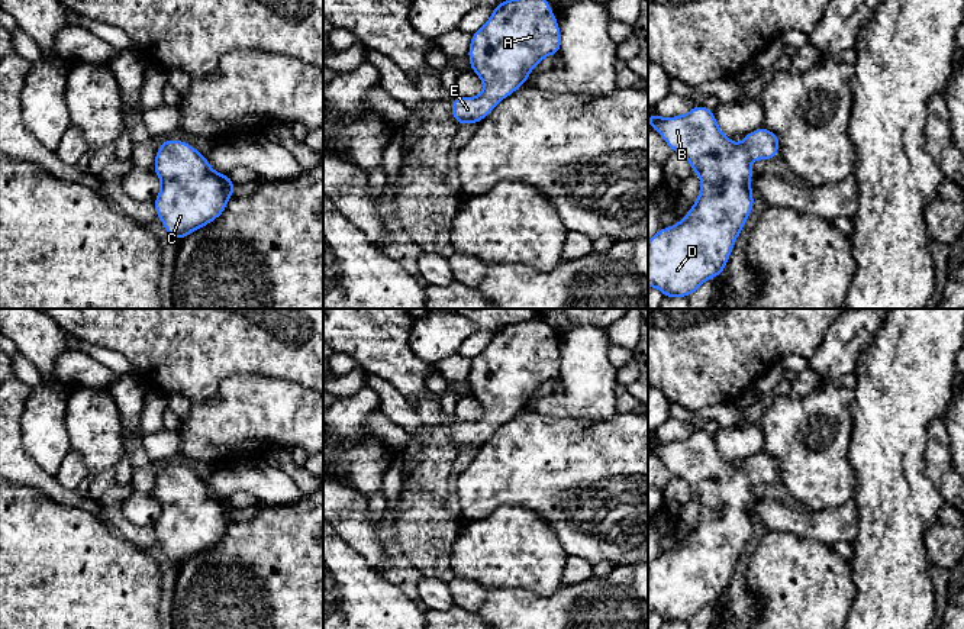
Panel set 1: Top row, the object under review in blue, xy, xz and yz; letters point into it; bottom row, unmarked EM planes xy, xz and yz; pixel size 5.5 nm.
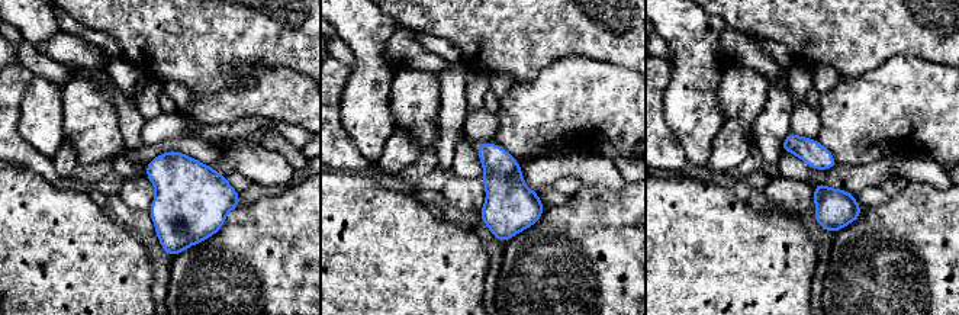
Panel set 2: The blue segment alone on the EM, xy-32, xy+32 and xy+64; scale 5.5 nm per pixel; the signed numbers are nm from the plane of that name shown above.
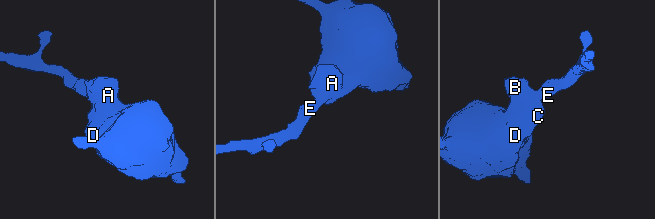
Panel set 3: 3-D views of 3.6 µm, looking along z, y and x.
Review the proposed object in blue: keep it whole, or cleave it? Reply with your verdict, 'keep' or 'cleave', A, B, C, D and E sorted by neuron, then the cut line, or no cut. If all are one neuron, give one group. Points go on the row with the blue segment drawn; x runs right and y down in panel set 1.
keep | A B C D E | no cut

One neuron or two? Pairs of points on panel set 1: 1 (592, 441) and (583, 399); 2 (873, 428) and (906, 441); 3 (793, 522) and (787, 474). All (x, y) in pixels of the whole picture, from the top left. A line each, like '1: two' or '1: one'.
1: two
2: one
3: two

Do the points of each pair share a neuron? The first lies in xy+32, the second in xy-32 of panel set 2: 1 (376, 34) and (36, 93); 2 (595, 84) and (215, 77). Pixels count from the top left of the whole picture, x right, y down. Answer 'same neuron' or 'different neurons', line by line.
1: same neuron
2: different neurons

